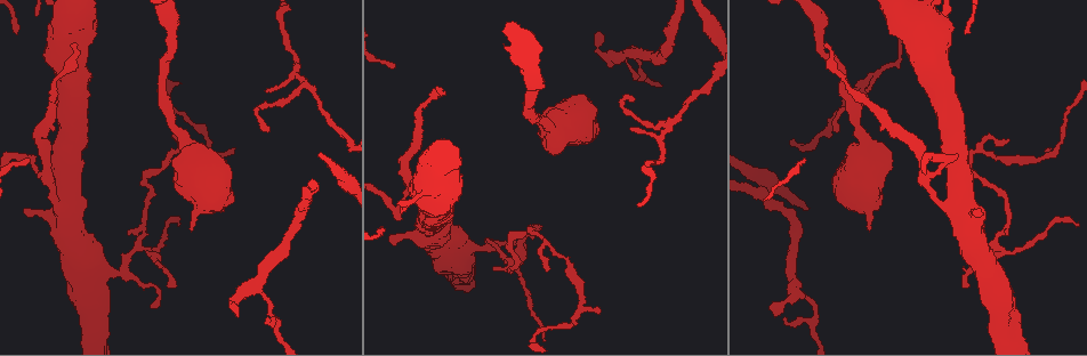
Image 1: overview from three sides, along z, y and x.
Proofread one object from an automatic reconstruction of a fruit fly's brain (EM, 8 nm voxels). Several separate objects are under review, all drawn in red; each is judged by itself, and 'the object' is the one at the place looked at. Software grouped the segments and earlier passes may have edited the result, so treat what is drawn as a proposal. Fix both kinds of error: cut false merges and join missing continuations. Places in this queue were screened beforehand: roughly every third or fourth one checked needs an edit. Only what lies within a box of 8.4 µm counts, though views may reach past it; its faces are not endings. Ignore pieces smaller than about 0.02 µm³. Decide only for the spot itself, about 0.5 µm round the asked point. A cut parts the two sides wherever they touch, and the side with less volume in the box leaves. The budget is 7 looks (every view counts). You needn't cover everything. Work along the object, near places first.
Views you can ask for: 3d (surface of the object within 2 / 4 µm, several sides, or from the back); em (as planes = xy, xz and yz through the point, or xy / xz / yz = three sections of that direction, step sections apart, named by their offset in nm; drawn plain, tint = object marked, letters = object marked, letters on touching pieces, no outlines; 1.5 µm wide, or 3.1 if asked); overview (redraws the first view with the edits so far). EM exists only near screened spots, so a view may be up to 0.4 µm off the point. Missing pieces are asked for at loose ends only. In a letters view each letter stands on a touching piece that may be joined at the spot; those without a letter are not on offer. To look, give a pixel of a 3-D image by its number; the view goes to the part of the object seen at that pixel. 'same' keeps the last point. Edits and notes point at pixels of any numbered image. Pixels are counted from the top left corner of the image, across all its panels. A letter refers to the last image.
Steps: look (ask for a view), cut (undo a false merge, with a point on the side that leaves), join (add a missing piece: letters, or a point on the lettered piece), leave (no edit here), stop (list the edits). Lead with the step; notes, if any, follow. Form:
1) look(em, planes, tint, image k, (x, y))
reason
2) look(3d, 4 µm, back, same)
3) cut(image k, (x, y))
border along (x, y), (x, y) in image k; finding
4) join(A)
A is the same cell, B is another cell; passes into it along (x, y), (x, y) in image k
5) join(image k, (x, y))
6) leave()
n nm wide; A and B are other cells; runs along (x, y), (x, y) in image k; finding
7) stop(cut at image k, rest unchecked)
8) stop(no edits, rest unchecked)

look(em, planes, letters, image 1, (603, 36))
free end

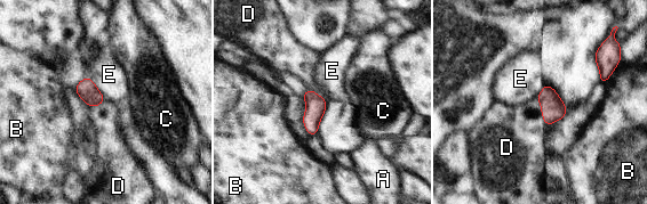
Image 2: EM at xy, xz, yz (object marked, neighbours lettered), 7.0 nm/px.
leave()
140 nm wide; A, B, C, D and E are other cells; border along (87, 75), (105, 100) in image 2; none of them fits

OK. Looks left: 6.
look(em, xy, step 4, letters, image 1, (174, 287))
thin end

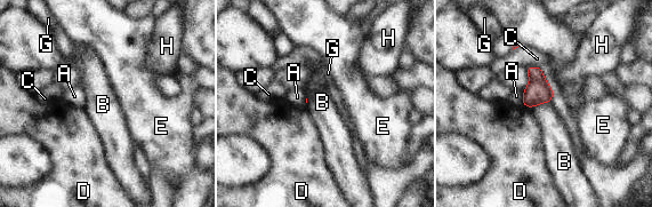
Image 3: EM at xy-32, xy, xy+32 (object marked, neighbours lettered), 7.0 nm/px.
look(em, planes, letters, same)
cut it another way

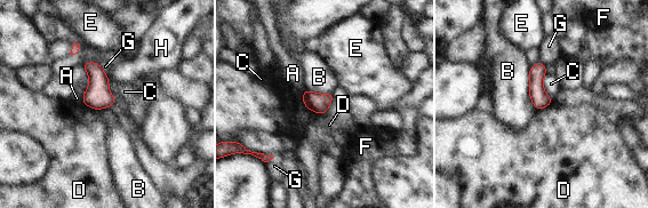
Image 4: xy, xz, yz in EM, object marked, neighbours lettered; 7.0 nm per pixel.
leave()
B touches over 300 nm; A, B, C, D, E, F, G and H are other cells; border along (327, 109), (324, 113), (310, 110) in image 4; no lettered piece goes on from it

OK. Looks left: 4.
look(3d, 2 µm, image 1, (941, 156))
sharp bend

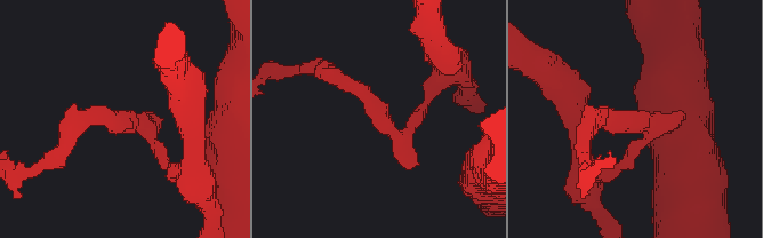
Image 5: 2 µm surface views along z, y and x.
look(em, planes, tint, image 5, (638, 119))
now the EM

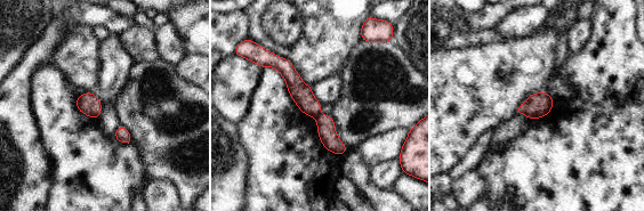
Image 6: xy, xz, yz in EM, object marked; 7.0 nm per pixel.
look(em, planes, letters, same)
see the neighbours

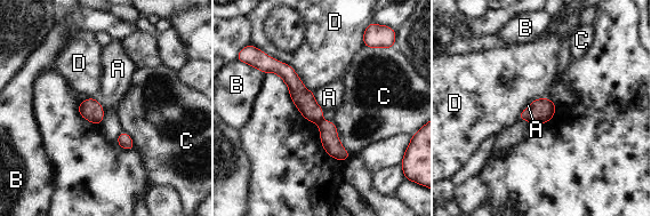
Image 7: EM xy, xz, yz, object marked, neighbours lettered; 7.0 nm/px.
cut(image 7, (304, 100))
A, B, C and D are other cells; the part that leaves runs along (264, 57), (294, 82), (318, 119) in image 7; two neurons meet here

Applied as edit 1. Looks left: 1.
stop(cut at image 7, rest unchecked)

